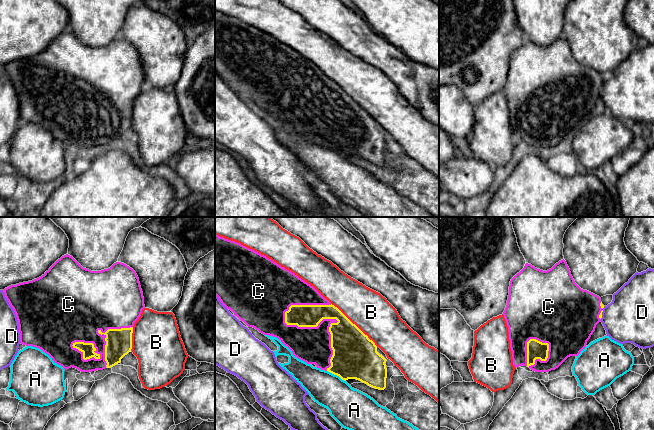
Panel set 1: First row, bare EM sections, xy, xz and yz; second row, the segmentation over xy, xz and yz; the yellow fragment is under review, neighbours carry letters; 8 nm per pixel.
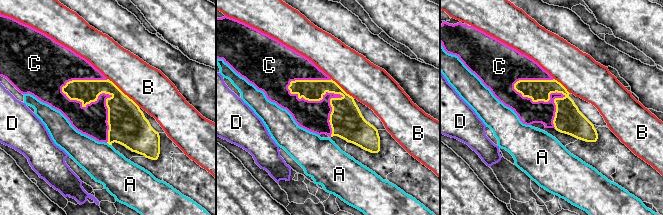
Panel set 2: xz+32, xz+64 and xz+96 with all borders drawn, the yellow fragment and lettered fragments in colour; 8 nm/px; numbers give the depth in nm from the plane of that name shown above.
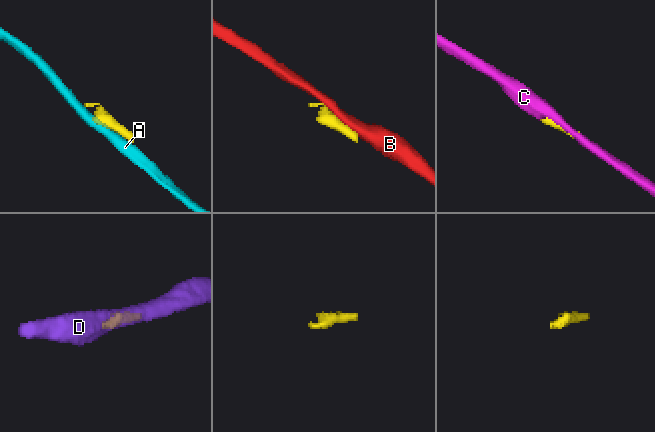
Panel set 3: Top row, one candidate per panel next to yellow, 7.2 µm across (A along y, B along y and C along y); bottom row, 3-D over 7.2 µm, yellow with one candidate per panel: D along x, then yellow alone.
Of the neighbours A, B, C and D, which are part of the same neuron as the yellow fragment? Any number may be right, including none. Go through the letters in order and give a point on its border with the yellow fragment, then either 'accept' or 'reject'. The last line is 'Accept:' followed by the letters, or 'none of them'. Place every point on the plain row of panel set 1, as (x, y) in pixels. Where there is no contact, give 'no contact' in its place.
A: xz (336, 150) | reject
B: xz (354, 100) | reject
C: xz (329, 94) | accept
D: yz (601, 90) | reject
Accept: C

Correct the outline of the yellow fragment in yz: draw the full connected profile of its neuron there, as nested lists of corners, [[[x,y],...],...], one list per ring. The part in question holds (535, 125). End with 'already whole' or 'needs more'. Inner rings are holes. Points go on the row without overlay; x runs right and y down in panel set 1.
[[[564,35],[547,47],[526,39],[510,57],[507,81],[503,88],[508,102],[513,141],[527,142],[535,148],[549,148],[558,144],[568,133],[578,132],[601,97],[603,84],[599,72],[581,65],[575,59]]]; needs more

